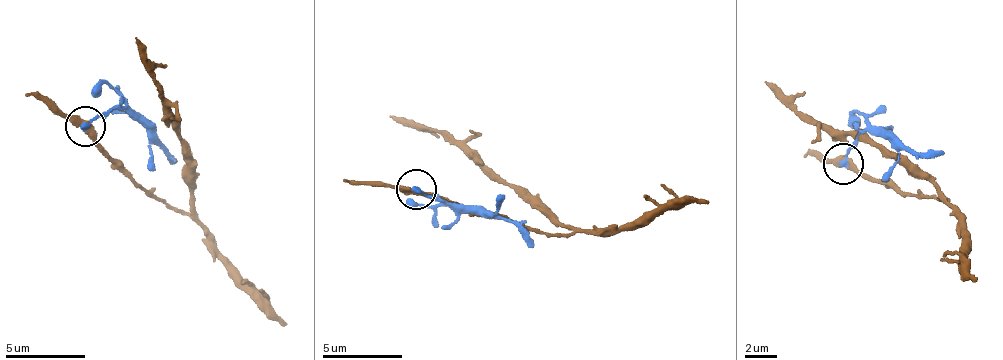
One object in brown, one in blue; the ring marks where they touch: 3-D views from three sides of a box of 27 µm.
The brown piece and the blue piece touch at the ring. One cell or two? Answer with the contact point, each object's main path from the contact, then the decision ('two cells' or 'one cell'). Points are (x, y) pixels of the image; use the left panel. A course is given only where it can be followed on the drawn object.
at (85, 126); brown runs (83, 123), (139, 186), (192, 215), (192, 185), (154, 76), (134, 38); blue runs (83, 127), (115, 108), (145, 117), (156, 126), (164, 152), (174, 164); two cells

